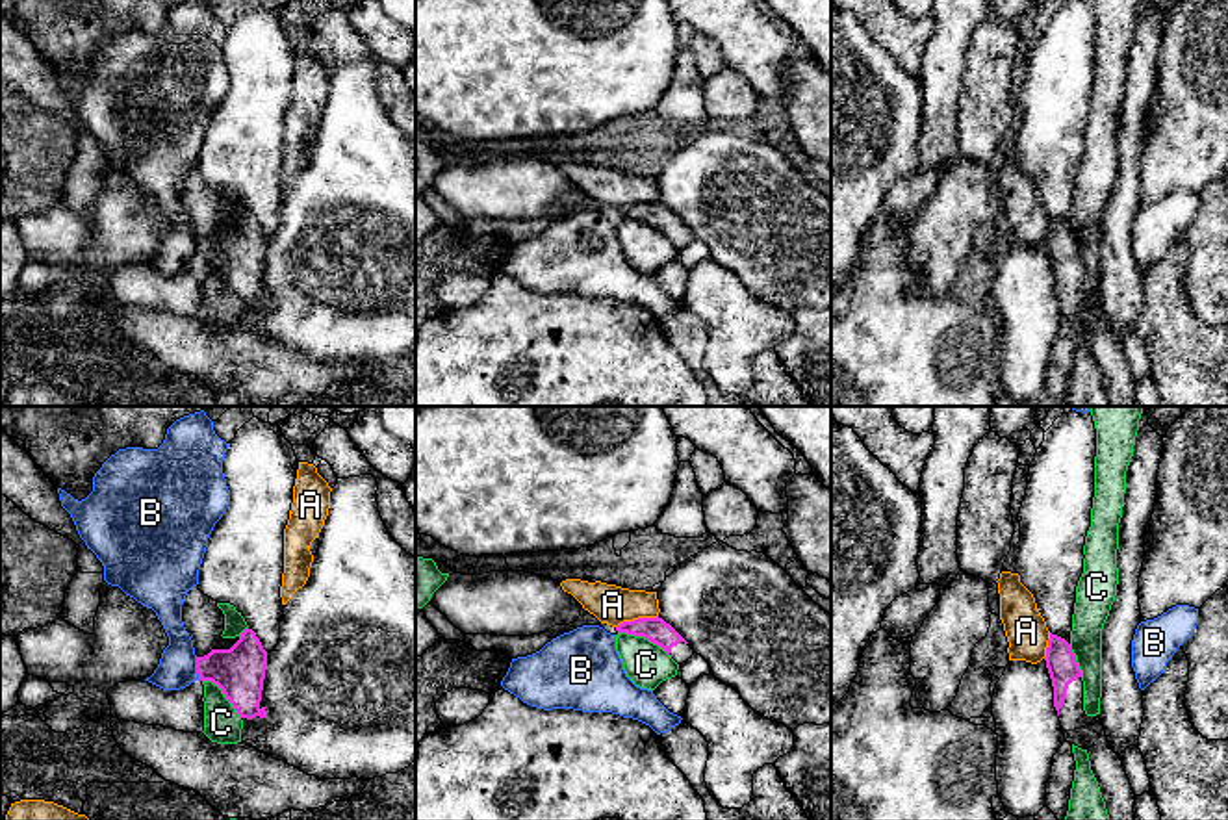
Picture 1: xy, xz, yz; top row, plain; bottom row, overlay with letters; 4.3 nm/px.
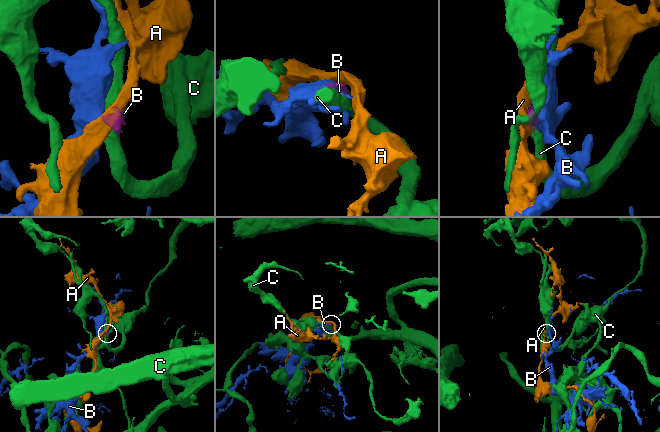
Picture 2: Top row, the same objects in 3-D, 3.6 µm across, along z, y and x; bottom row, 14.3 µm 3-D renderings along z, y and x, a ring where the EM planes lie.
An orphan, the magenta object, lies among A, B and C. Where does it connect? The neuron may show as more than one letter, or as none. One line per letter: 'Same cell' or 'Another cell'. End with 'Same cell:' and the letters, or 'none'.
A: Another cell
B: Another cell
C: Another cell
Same cell: none

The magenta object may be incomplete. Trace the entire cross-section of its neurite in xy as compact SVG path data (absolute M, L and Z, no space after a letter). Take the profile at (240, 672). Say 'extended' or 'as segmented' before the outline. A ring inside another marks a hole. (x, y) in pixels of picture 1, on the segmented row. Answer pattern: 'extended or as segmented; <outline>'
extended; M198 584L184 599L182 621L193 640L198 679L217 685L241 718L265 718L267 651L256 633L247 627L236 638L223 638L224 614Z

